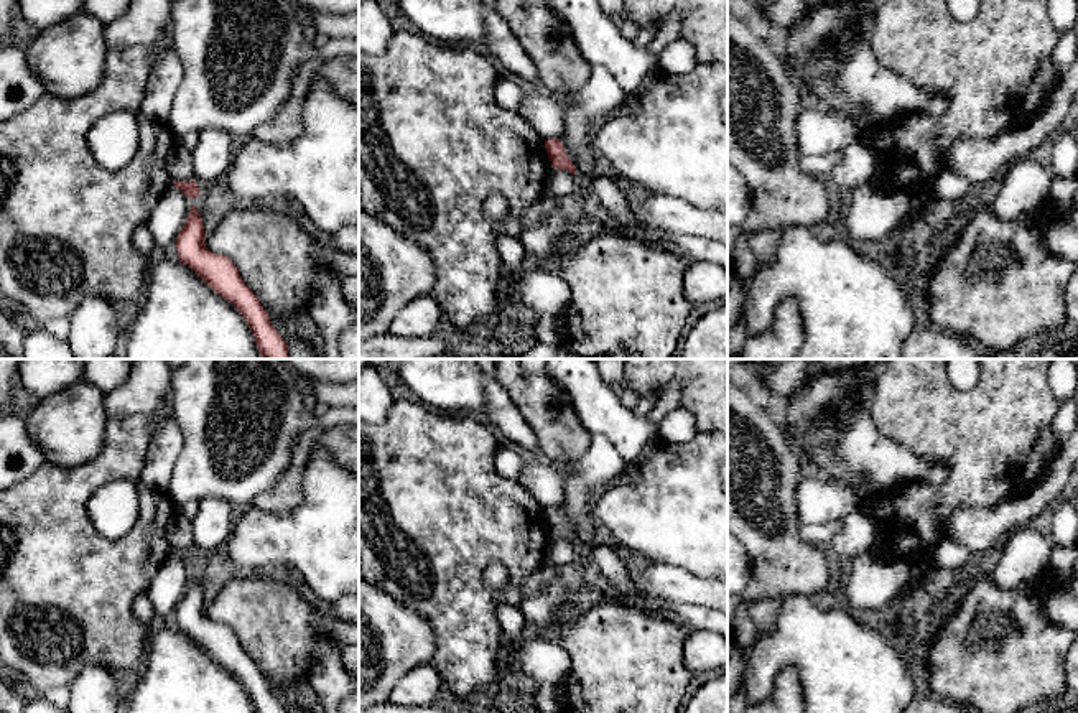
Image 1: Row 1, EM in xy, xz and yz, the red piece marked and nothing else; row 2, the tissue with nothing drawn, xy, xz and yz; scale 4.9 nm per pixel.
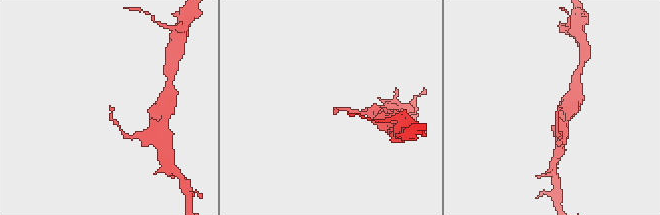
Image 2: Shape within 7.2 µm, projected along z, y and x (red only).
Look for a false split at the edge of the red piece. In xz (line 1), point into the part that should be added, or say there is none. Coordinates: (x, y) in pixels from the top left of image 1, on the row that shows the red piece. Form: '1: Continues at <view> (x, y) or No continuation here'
1: No continuation here

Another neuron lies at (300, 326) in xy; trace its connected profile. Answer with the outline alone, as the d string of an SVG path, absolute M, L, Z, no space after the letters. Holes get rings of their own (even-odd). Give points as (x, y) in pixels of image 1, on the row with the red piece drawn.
M270 313L270 321L280 333L280 336L290 343L293 339L304 341L309 344L311 351L324 356L324 341L316 328L314 321L308 313L285 315L273 318Z

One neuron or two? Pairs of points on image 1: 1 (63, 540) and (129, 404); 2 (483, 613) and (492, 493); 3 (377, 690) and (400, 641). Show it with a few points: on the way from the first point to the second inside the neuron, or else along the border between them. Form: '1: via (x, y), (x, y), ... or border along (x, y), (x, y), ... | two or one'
1: border along (160, 407), (155, 417), (122, 415), (109, 419) | two
2: via (471, 583), (471, 522) | one
3: via (381, 679), (389, 652) | one

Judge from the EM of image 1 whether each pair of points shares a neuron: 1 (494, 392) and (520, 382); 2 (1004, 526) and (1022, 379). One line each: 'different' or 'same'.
1: different
2: different

